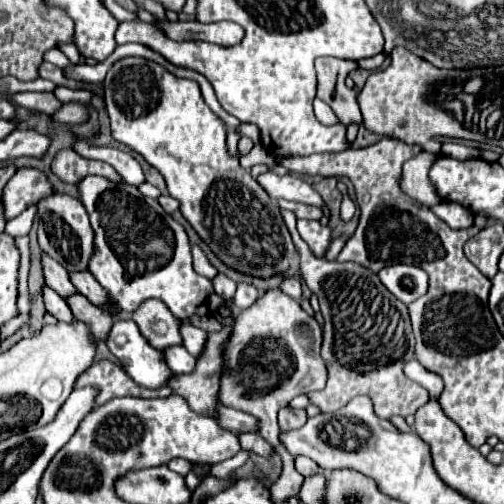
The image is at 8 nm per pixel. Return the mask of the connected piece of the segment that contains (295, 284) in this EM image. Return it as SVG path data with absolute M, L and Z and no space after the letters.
M296 277L286 279L286 281L282 283L282 291L284 291L286 295L294 297L296 301L300 301L300 297L302 297L302 285L300 285L300 281L298 281Z

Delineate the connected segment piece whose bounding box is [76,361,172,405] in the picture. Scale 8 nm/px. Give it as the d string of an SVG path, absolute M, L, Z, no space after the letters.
M96 361L90 369L82 373L82 377L76 381L76 389L84 385L96 385L100 387L100 395L96 397L96 405L102 405L114 397L168 397L172 391L164 385L162 389L146 389L132 381L128 373L124 373L118 365L110 361Z

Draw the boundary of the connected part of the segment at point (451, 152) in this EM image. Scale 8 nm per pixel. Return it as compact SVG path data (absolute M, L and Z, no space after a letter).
M444 143L442 145L442 153L448 155L448 157L454 157L458 161L470 160L470 159L482 159L480 151L476 147L468 147L468 145L462 145L462 143Z

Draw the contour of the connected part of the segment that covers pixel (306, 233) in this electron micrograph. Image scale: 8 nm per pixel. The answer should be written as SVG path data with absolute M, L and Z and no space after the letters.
M300 219L298 221L298 233L300 237L308 243L308 247L312 249L312 253L316 257L326 257L326 251L332 243L332 229L330 225L322 225L320 221L308 221L308 219Z

